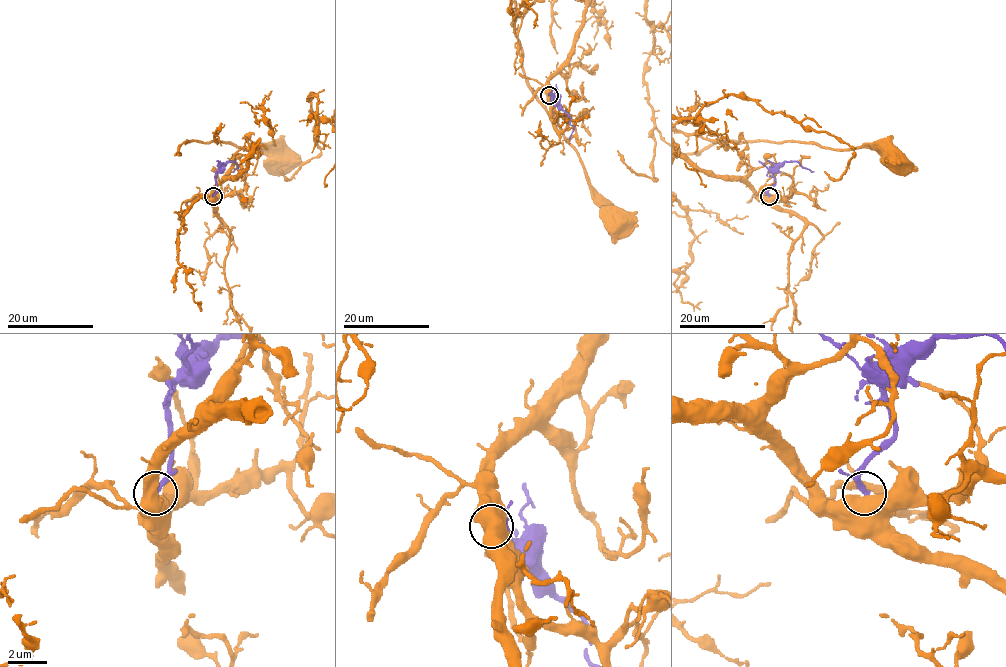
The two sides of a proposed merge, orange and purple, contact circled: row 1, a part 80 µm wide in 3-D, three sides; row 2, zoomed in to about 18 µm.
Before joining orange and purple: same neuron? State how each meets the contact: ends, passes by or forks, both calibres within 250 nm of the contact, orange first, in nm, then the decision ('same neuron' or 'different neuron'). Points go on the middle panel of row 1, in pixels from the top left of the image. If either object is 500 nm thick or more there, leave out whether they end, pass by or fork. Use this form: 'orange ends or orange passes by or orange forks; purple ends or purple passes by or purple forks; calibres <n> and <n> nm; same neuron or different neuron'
calibres 750 and 280 nm; different neuron

